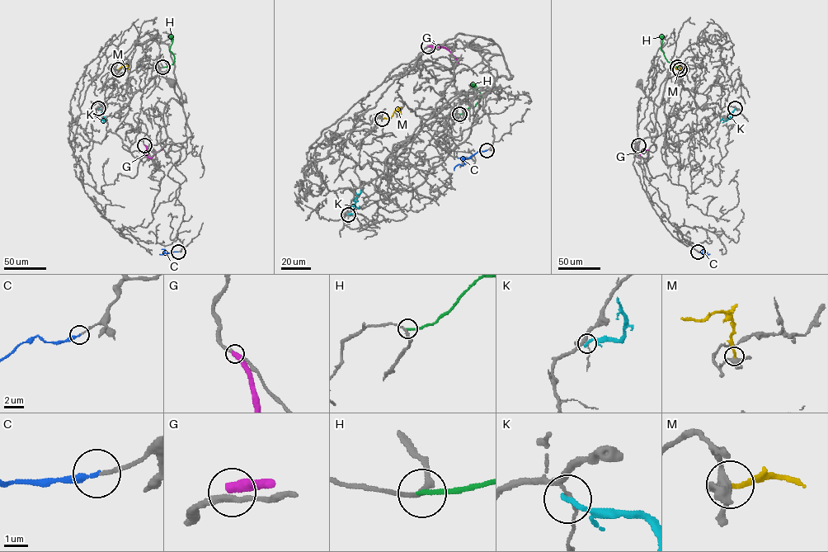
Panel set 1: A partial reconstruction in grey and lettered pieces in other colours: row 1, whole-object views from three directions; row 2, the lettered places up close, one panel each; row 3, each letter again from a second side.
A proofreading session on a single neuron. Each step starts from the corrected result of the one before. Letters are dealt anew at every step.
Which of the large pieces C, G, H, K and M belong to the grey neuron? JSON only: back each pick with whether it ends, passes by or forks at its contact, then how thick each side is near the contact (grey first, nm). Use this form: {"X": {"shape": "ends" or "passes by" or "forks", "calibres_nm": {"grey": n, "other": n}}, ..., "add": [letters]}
{"C": {"shape": "ends", "calibres_nm": {"grey": 130, "other": 240}}, "add": ["C"]}

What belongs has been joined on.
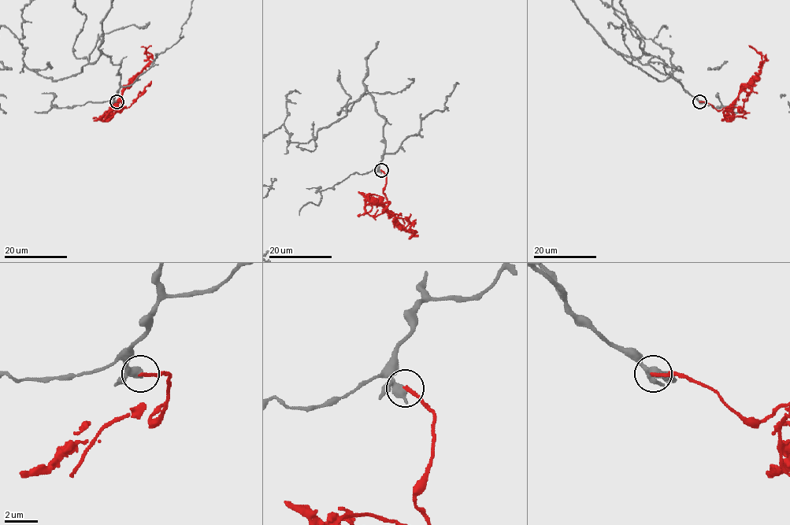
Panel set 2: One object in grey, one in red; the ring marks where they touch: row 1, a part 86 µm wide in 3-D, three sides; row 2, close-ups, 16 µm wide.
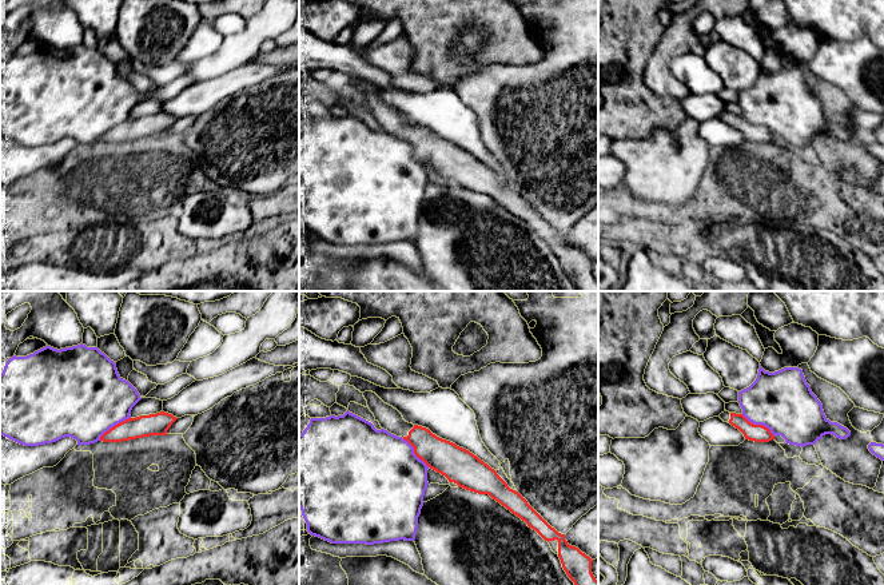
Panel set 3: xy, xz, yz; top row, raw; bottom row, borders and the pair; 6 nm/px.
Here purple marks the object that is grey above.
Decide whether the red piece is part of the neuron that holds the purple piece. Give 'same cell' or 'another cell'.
another cell

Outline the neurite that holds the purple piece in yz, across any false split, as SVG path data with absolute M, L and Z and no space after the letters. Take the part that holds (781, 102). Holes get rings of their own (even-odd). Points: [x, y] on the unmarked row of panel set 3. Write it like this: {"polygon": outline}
{"polygon": "M760 65L756 81L738 92L738 104L749 123L768 128L789 146L815 146L825 135L840 140L851 136L847 128L825 118L799 68L769 73Z"}

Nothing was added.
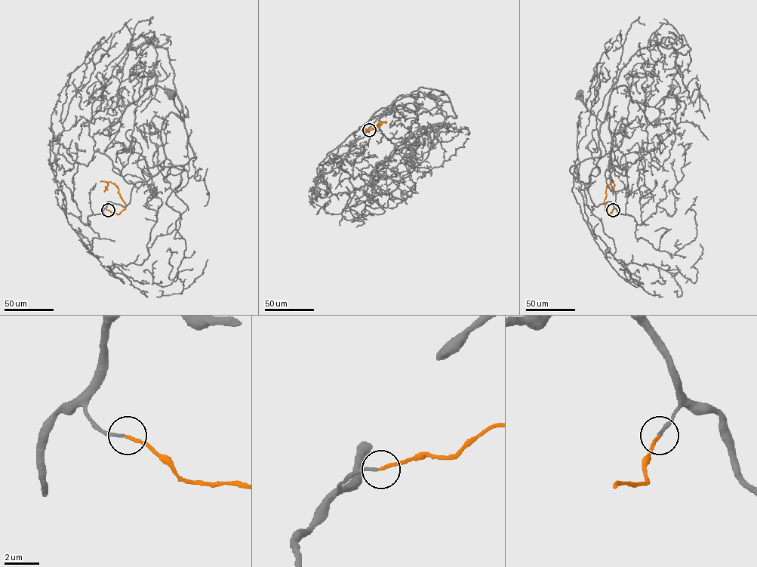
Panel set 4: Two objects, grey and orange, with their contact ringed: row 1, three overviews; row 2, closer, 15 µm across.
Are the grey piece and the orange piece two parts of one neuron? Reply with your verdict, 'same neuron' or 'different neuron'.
same neuron

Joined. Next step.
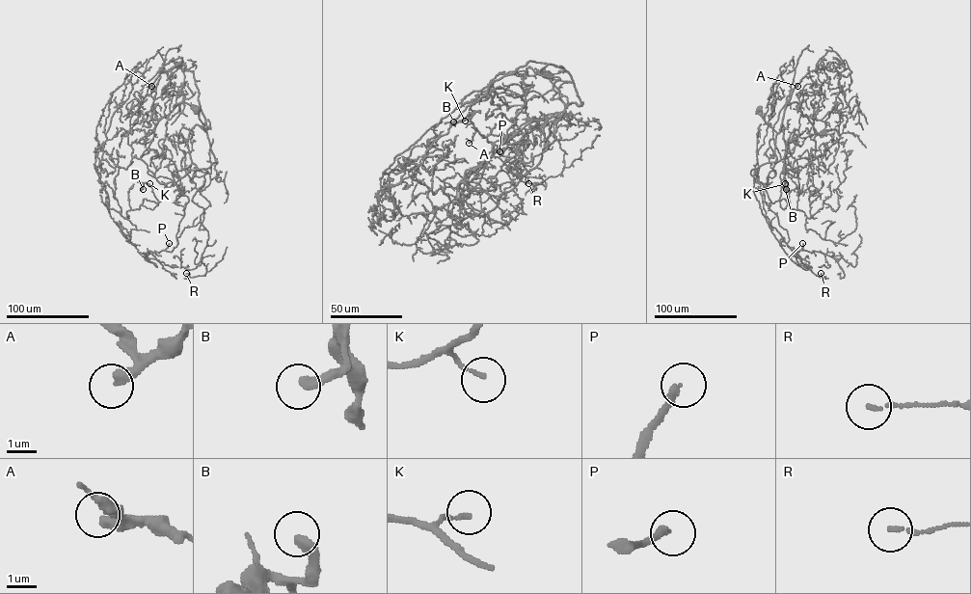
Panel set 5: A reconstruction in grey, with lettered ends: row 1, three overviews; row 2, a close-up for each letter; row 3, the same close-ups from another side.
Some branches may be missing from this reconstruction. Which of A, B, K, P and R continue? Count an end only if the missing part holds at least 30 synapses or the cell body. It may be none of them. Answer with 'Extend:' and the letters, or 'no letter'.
Extend: A, P

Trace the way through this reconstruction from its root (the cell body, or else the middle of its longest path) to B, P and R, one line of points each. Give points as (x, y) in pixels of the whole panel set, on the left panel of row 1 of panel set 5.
B: (197, 110), (216, 162), (168, 182), (158, 203), (144, 199), (152, 209), (152, 188), (143, 189)
P: (197, 110), (216, 162), (192, 201), (203, 209), (200, 222), (184, 228), (171, 252), (165, 250), (169, 243)
R: (197, 110), (216, 162), (192, 201), (203, 209), (200, 222), (208, 238), (201, 261), (206, 273), (186, 273)

